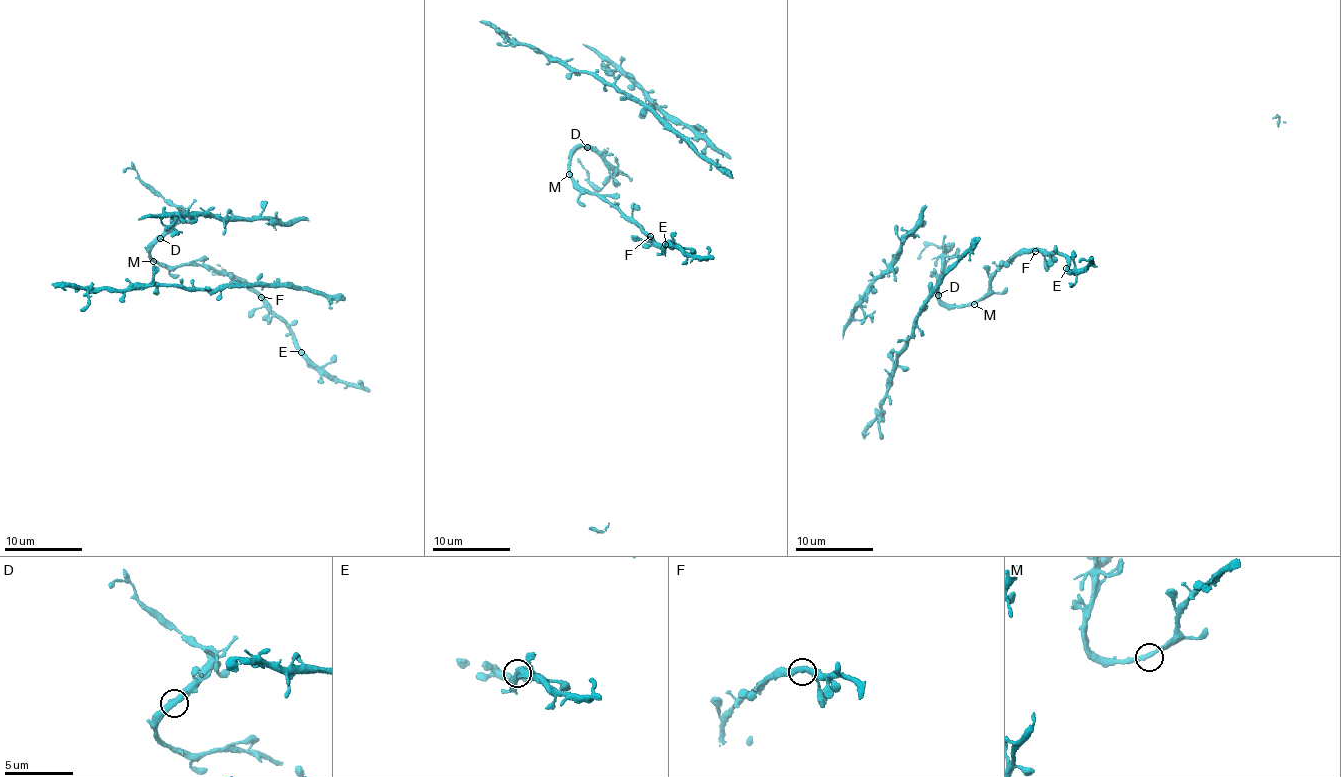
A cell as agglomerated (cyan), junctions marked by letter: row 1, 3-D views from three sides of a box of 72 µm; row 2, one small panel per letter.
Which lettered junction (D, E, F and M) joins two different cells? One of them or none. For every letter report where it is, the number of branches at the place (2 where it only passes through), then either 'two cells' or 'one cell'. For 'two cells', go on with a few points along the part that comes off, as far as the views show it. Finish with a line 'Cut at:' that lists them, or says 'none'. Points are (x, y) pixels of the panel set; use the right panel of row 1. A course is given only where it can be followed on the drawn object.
D: (938, 295) | 2 | one cell
E: (1066, 268) | 2 | one cell
F: (1035, 251) | 2 | one cell
M: (974, 304) | 2 | one cell
Cut at: none

